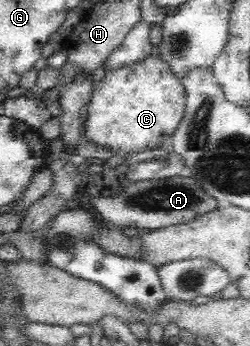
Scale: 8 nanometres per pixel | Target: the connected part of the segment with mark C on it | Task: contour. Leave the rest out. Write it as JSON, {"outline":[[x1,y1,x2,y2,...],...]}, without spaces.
{"outline":[[146,56,144,60,140,60,140,62,136,62,136,64,130,64,130,66,124,66,124,68,106,72,103,79,94,86,93,93,87,104,88,116,84,122,84,133,89,142,108,148,113,154,138,154,170,144,172,136,178,128,178,124,180,124,184,118,185,108,186,89,184,89,182,81,176,76,176,73,172,71,172,67,170,67,166,61,162,61,160,56]]}

